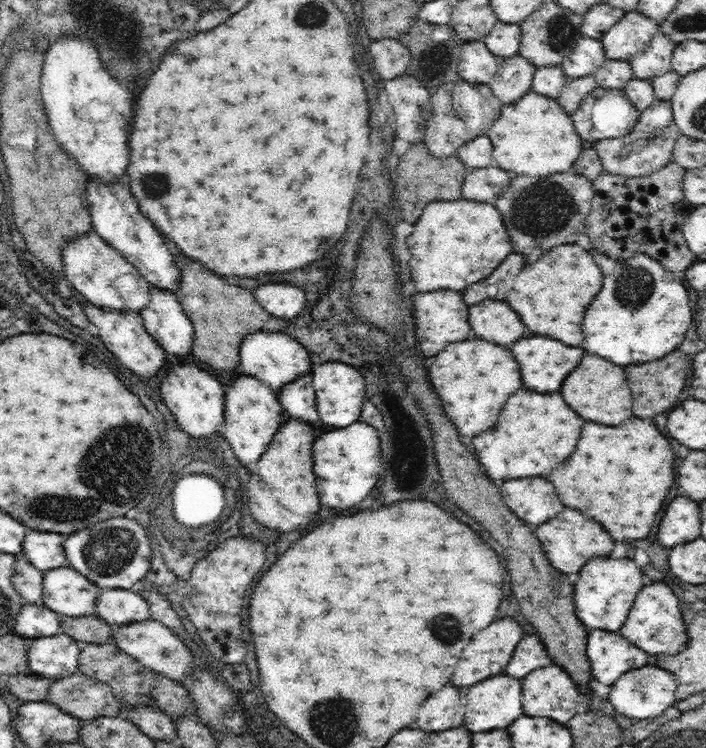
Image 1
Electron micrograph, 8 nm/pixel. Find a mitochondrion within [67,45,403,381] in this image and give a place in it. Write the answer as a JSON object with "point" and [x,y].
{"point":[154,188]}

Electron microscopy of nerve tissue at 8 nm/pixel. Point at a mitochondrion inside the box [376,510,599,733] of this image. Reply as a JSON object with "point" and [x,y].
{"point":[448,635]}

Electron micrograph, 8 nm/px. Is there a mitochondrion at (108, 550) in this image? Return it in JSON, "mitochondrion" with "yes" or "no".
{"mitochondrion":"yes"}

